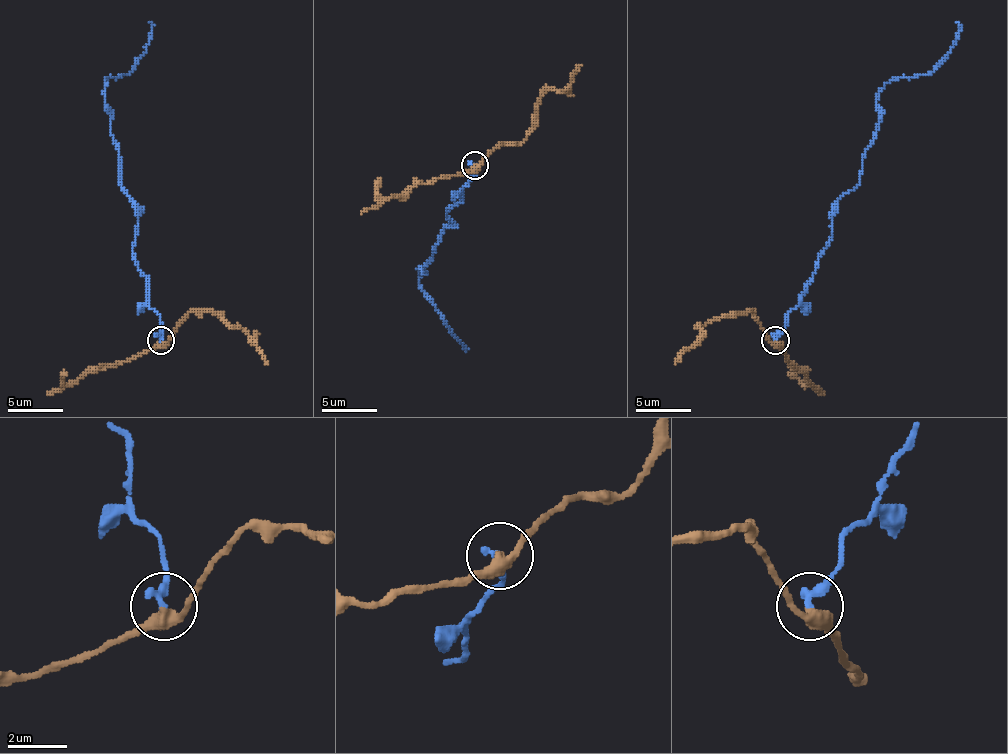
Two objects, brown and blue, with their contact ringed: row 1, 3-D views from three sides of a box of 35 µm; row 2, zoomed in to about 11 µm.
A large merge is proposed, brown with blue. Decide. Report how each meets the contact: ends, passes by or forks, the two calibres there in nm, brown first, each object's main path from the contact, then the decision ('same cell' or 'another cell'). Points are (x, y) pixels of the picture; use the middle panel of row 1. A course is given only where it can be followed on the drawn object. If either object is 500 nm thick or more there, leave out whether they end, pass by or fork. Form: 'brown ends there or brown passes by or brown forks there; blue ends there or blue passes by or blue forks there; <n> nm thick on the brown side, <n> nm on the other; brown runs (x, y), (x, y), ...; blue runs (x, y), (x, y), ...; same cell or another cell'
brown passes by; blue ends there; 360 nm thick on the brown side, 320 nm on the other; brown runs (474, 164), (504, 142), (526, 137), (540, 98), (548, 90), (562, 90), (581, 65); blue runs (474, 164), (463, 200), (449, 208), (446, 216), (452, 222), (424, 269), (419, 266), (422, 291), (463, 346); another cell

